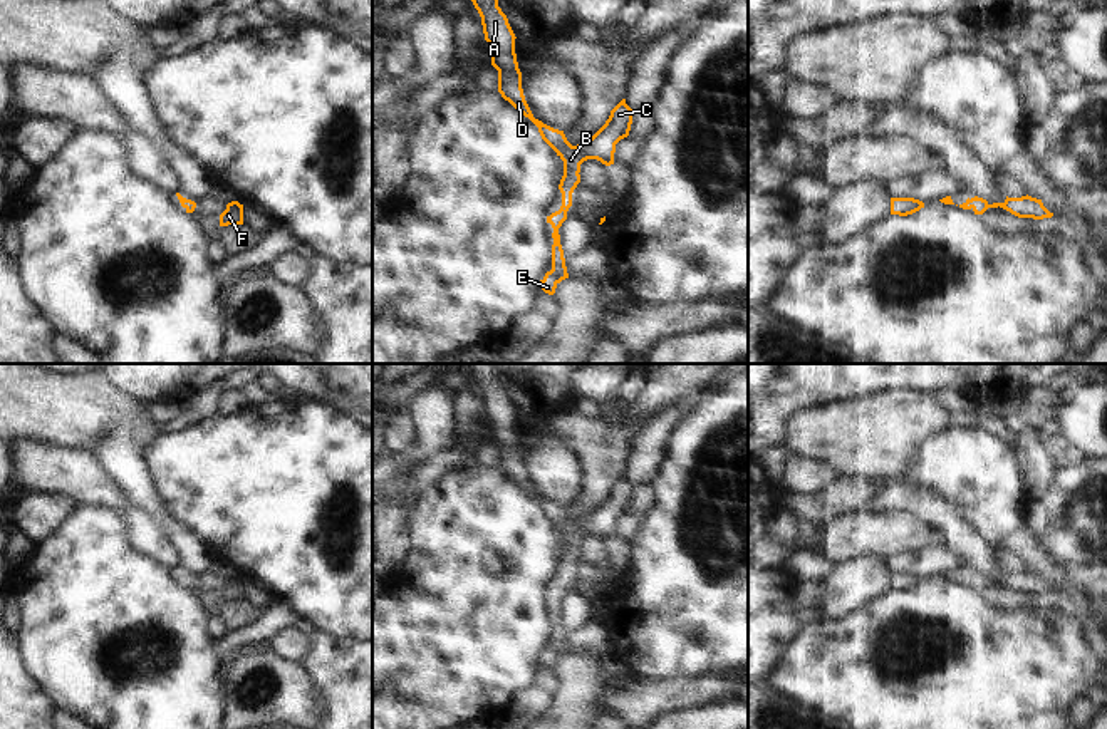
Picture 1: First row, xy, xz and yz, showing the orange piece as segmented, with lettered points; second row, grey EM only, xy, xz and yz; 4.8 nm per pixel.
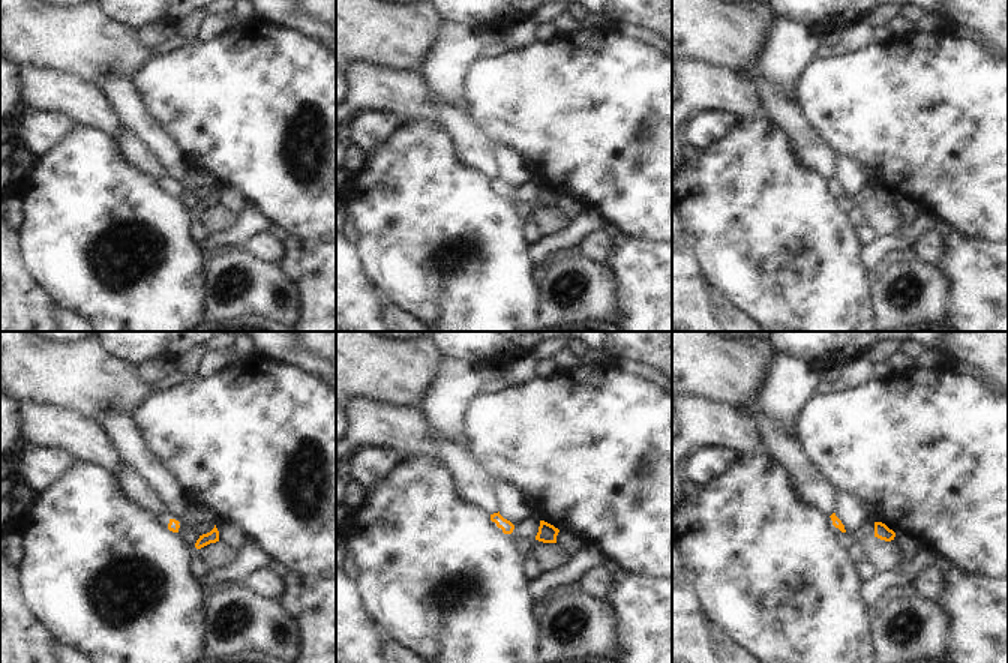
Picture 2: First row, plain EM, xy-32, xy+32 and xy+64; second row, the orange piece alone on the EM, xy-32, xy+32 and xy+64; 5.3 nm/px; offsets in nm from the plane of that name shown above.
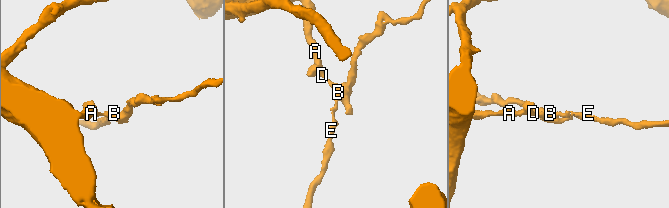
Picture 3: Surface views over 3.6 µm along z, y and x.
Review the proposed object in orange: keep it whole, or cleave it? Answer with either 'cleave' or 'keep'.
keep

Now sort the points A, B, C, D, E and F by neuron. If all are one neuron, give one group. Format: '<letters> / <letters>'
A B C D E F

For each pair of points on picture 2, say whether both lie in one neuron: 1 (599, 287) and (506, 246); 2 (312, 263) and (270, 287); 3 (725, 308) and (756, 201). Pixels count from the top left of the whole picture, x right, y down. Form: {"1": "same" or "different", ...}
{"1": "different", "2": "different", "3": "different"}

